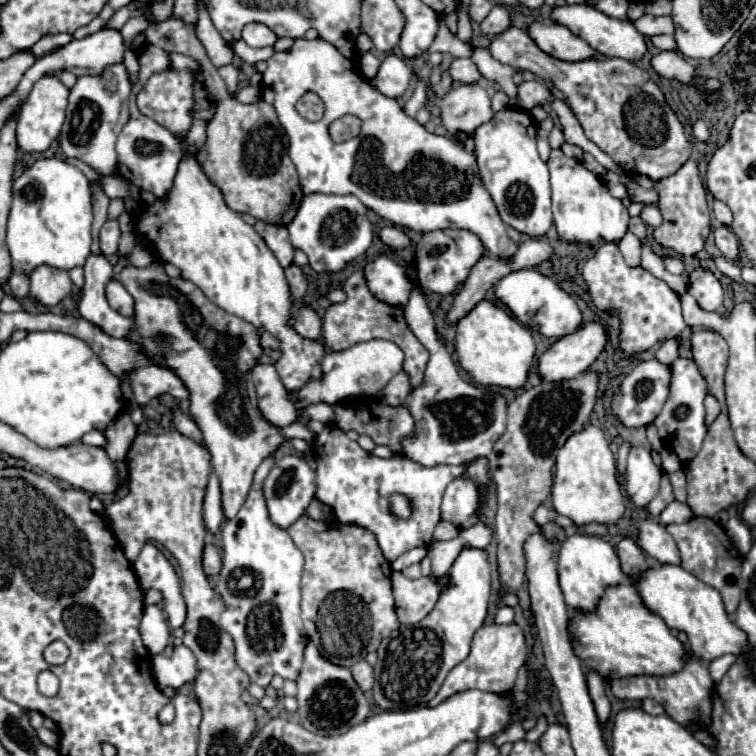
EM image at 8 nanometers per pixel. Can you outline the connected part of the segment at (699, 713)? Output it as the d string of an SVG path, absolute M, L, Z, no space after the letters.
M689 658L687 664L683 666L681 672L671 674L671 676L633 676L633 678L615 678L611 680L611 692L615 698L621 700L643 700L643 698L653 698L659 702L667 714L685 726L701 744L705 744L709 750L717 746L715 738L709 734L707 726L711 724L711 692L713 692L713 680L703 666L703 660L699 658Z

